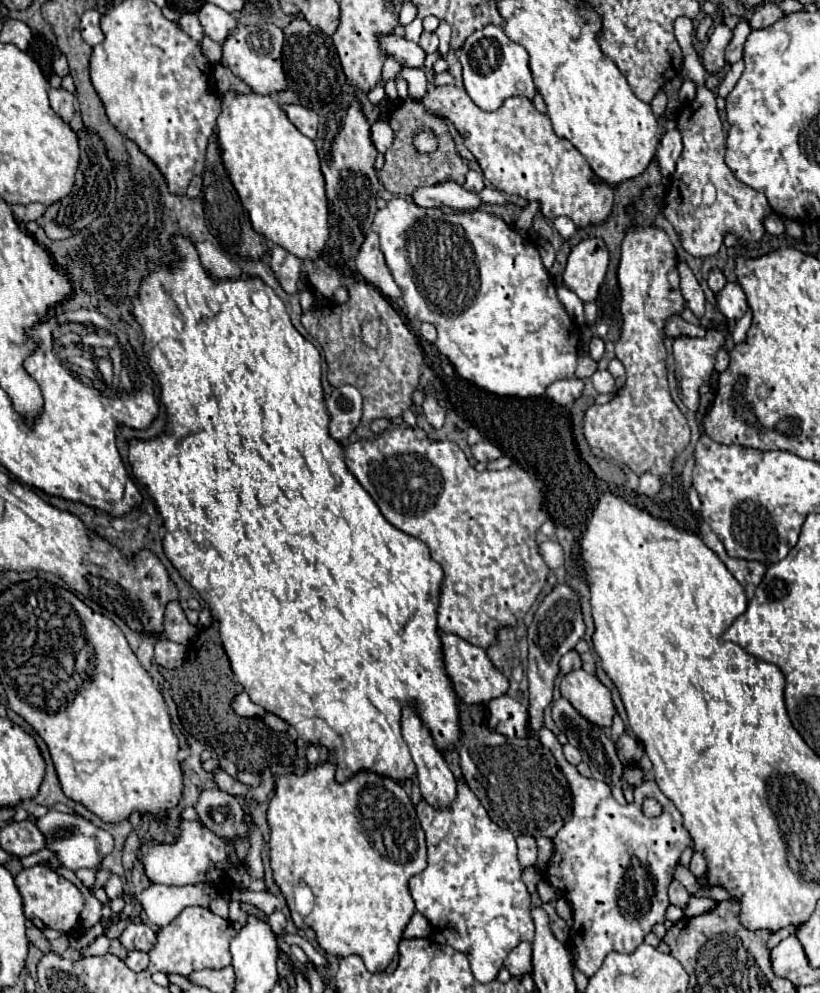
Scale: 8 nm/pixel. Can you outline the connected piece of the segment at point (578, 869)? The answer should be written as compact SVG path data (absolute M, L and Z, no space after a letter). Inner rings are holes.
M543 728L537 736L551 750L573 794L573 816L553 838L553 862L547 866L545 876L573 910L569 948L575 954L575 966L585 976L591 976L611 950L629 954L643 942L653 924L665 920L667 888L681 852L691 844L691 836L683 828L681 812L659 790L655 780L637 786L633 806L621 806L605 782L581 776L565 760L561 744L551 730ZM645 798L655 798L663 806L657 818L643 814L641 804Z

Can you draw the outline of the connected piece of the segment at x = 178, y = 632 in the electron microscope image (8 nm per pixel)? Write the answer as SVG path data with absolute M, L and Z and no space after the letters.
M169 602L169 604L167 604L161 636L167 638L167 640L171 640L171 642L185 644L185 646L189 646L189 644L195 640L197 628L187 622L185 612L181 610L179 602Z

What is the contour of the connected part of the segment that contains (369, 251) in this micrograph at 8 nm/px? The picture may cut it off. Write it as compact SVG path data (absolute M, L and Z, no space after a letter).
M369 232L365 236L365 242L361 244L357 258L355 258L355 270L375 288L379 288L387 298L395 300L399 304L399 308L403 308L401 302L401 292L399 286L395 284L387 264L385 264L385 256L379 248L379 236L377 232Z

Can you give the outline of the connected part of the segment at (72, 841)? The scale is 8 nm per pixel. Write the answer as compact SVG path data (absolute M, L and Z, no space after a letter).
M49 810L45 816L37 818L37 826L39 826L39 830L43 830L43 834L47 838L47 848L57 852L57 858L61 860L61 864L73 872L81 870L81 868L97 870L101 860L113 850L113 836L107 830L97 828L95 824L91 824L89 820L85 820L81 816Z

